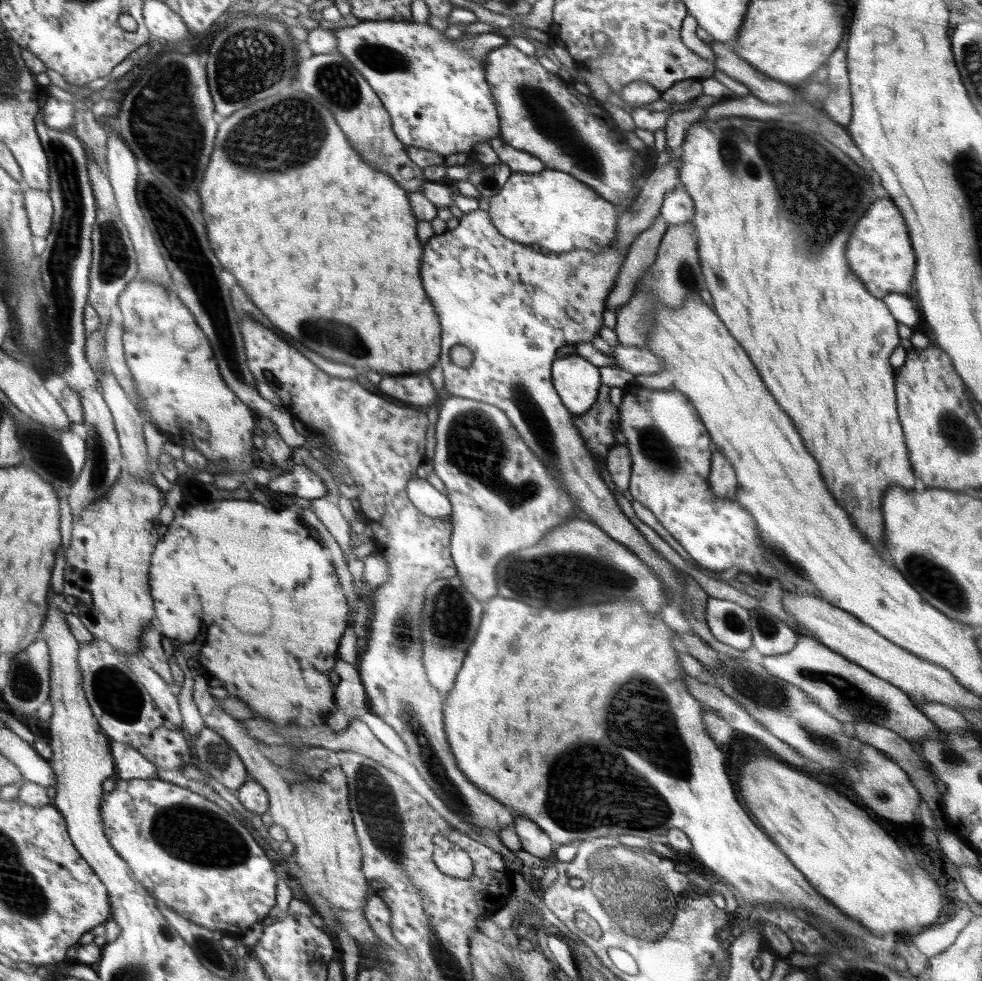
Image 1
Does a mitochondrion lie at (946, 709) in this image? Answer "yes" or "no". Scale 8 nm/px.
no

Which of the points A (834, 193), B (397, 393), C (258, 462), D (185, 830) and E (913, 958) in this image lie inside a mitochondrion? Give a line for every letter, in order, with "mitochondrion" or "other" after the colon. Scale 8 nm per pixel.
A: mitochondrion
B: other
C: other
D: mitochondrion
E: other

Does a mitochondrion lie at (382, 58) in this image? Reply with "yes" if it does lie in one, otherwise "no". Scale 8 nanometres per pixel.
yes

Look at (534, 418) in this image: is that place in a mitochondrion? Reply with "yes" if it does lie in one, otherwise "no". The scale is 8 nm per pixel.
yes

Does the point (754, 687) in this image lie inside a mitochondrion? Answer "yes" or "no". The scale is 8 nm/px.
yes

